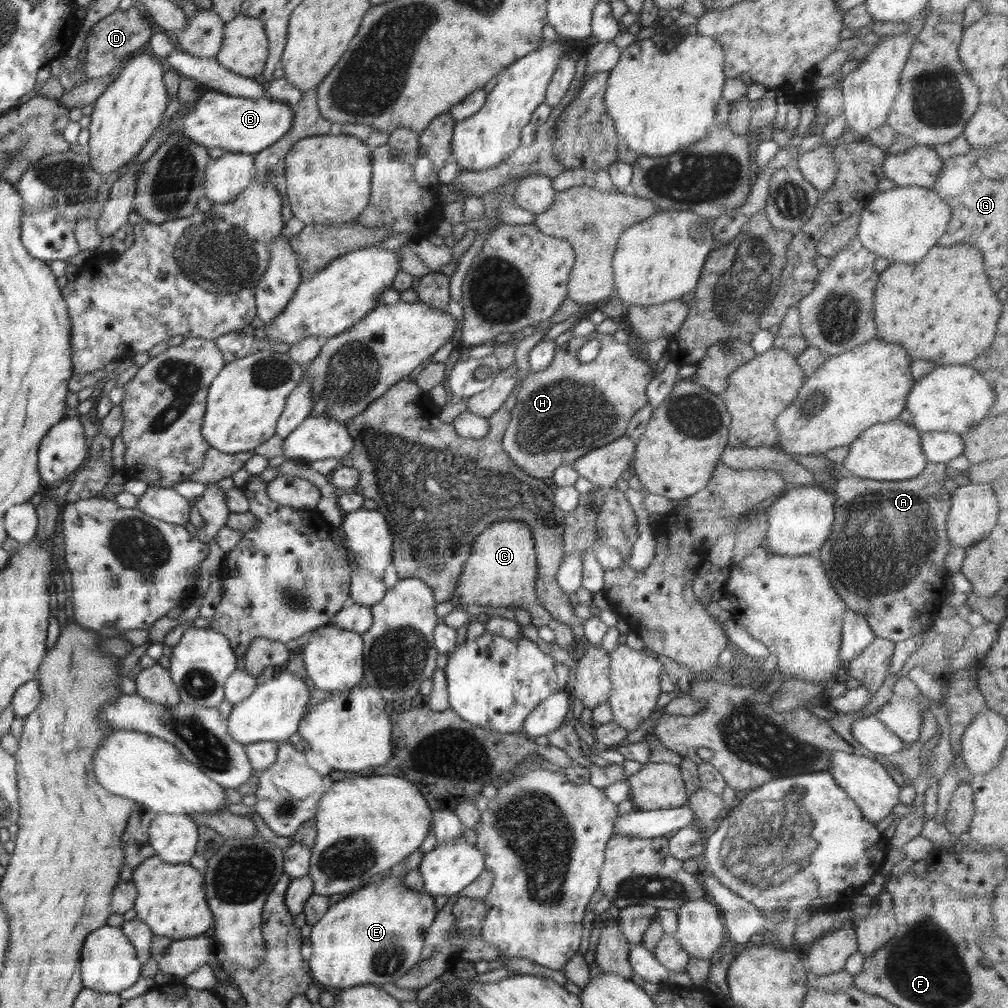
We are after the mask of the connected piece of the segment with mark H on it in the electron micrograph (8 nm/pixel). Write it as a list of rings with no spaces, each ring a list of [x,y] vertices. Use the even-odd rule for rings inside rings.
[[[594,331],[588,336],[573,337],[555,350],[554,361],[548,369],[526,376],[520,384],[516,406],[512,408],[511,421],[502,439],[504,452],[524,473],[536,479],[551,478],[558,466],[572,465],[588,451],[600,448],[626,434],[628,420],[648,404],[646,390],[654,377],[653,363],[644,362],[634,356],[628,344],[617,342],[610,334],[600,335]],[[594,339],[601,342],[596,359],[586,363],[578,361],[578,350]]]

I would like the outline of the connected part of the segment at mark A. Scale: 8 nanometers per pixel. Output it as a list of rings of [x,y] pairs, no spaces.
[[[929,463],[920,476],[904,482],[872,482],[851,475],[835,486],[834,524],[830,536],[819,548],[820,560],[832,588],[845,602],[847,610],[864,616],[876,637],[898,643],[928,631],[949,594],[945,581],[951,573],[944,567],[944,558],[951,544],[946,521],[951,494],[959,486],[947,476],[947,467],[947,464]]]

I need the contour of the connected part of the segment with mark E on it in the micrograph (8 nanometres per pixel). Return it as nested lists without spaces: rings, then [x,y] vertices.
[[[389,877],[377,880],[370,886],[362,887],[336,904],[313,925],[309,935],[312,956],[307,960],[311,975],[317,985],[333,986],[339,989],[358,985],[386,984],[396,982],[420,961],[425,946],[425,934],[436,916],[435,897],[426,891],[415,891],[404,885],[401,878]]]

